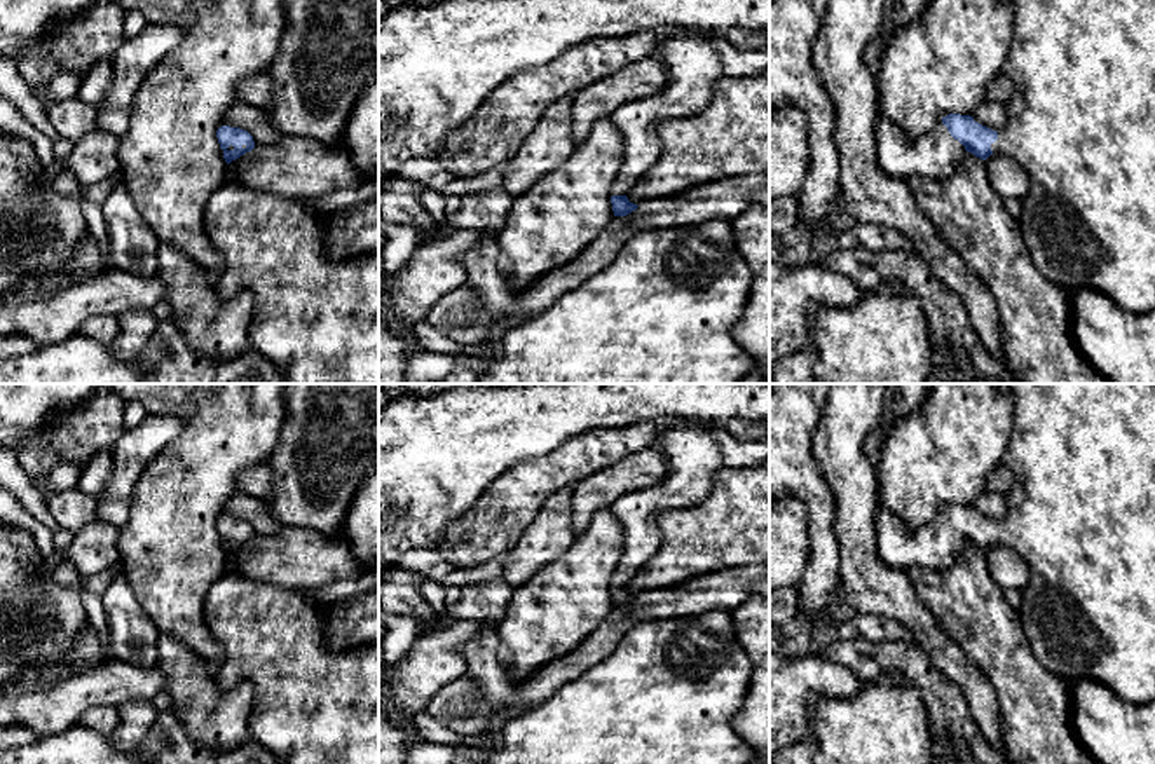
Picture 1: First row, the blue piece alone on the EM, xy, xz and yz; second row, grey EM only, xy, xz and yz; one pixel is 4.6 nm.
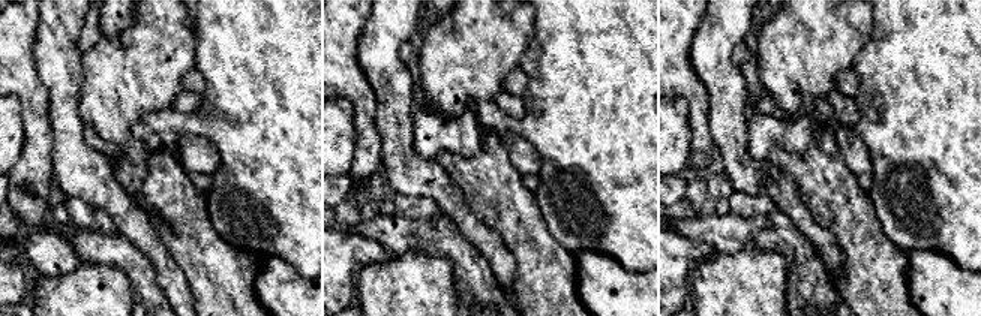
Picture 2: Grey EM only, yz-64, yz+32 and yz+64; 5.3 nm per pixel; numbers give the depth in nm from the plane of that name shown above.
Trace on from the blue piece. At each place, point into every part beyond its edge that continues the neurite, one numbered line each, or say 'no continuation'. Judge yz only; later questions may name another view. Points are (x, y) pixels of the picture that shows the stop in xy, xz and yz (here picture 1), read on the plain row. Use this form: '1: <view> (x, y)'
1: yz (1080, 513)
2: yz (937, 545)

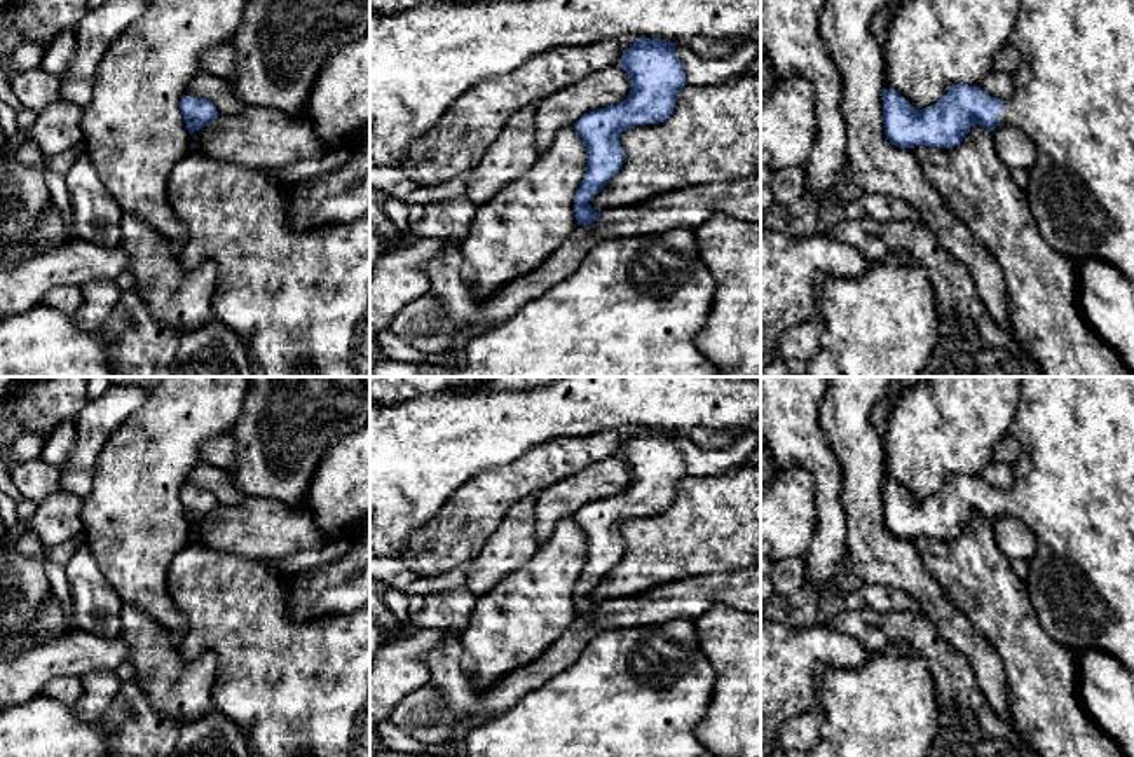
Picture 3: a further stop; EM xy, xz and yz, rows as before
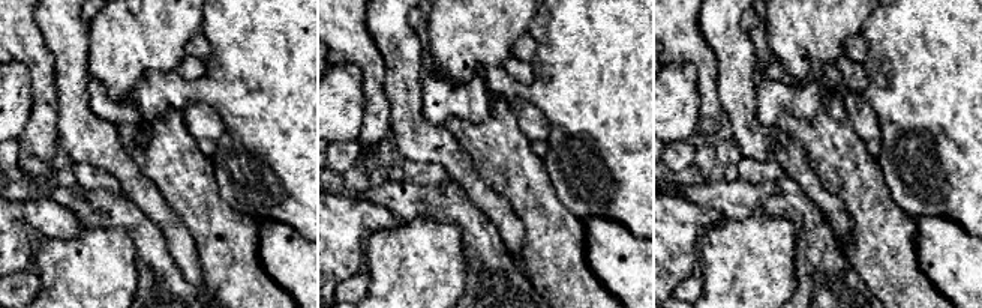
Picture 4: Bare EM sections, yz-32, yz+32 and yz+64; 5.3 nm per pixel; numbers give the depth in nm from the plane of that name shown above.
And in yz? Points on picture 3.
1: yz (1073, 484)

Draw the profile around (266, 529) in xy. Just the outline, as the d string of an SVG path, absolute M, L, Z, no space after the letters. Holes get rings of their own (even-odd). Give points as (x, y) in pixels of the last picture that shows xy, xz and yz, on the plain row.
M246 497L234 506L218 506L192 527L192 537L211 548L258 560L277 560L307 549L319 549L330 542L328 534L321 532L307 504L288 508L274 499Z

